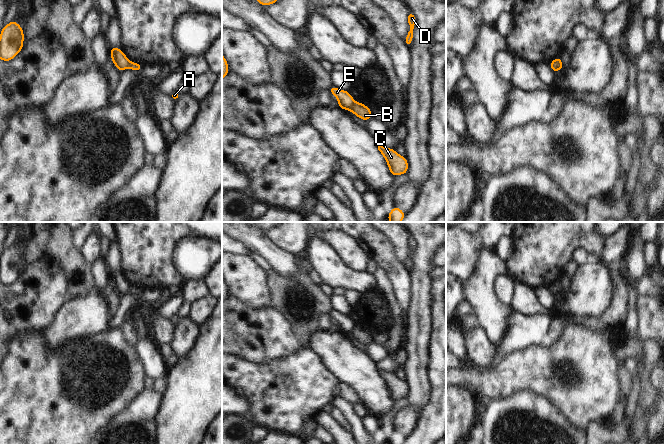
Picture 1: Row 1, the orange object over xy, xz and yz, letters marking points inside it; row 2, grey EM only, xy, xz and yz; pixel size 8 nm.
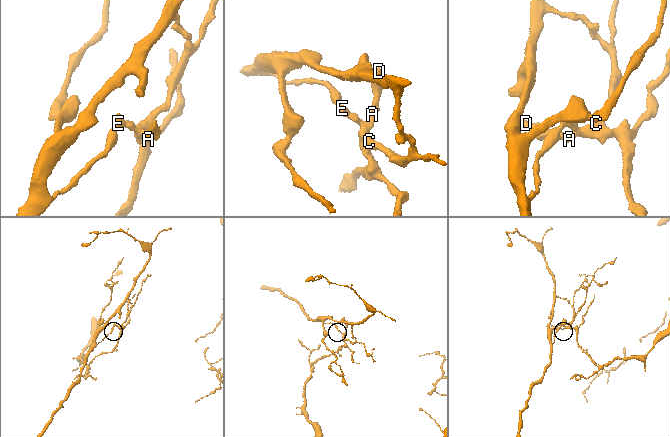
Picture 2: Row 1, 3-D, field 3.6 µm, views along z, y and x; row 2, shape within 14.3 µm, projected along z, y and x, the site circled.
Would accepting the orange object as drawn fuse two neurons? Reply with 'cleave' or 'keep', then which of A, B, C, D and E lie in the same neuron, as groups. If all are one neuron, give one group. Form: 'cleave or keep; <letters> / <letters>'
cleave; A B C D / E

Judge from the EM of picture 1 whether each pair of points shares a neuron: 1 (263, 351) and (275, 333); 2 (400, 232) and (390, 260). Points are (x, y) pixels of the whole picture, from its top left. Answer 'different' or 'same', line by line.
1: same
2: different

